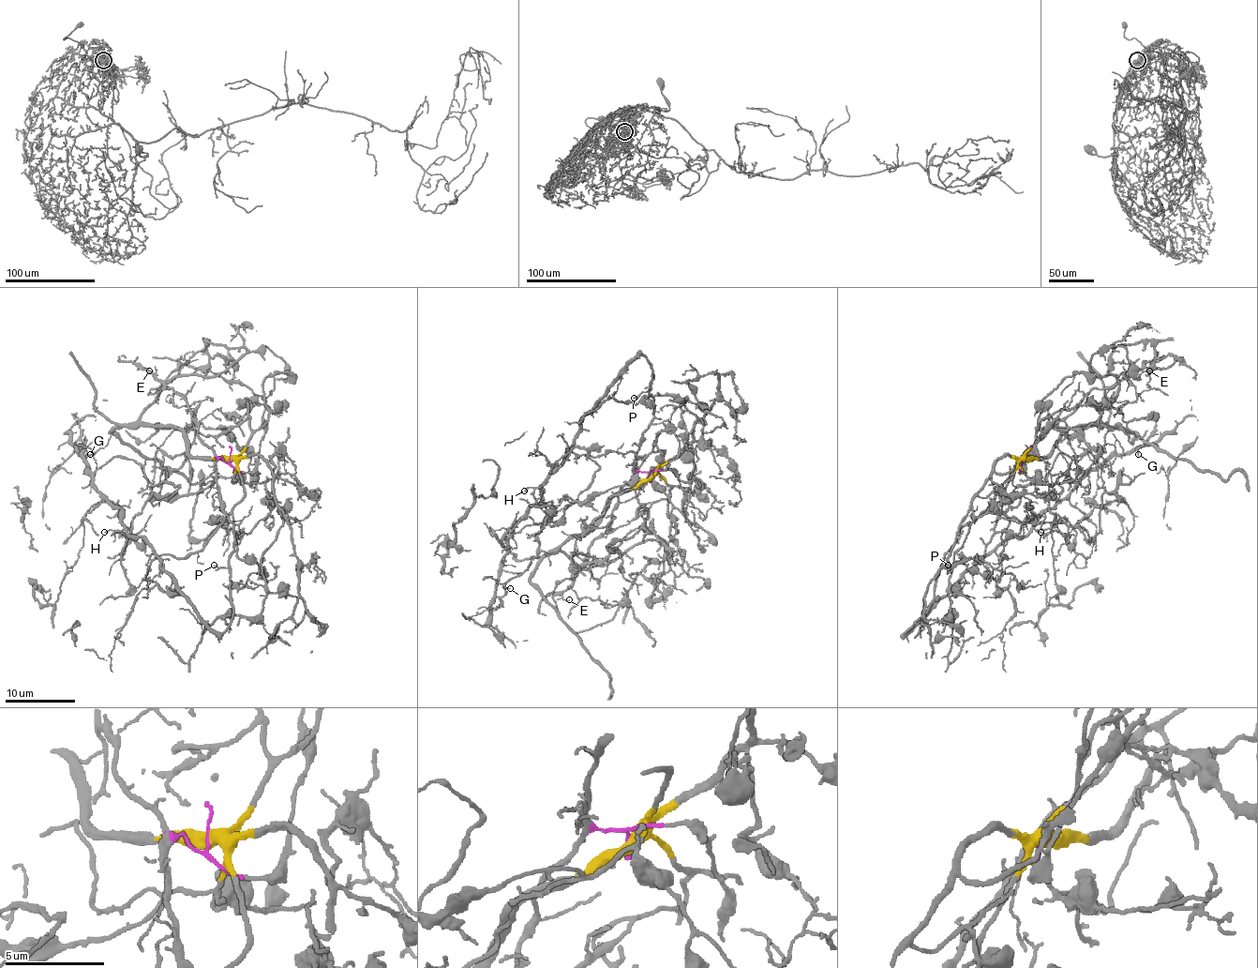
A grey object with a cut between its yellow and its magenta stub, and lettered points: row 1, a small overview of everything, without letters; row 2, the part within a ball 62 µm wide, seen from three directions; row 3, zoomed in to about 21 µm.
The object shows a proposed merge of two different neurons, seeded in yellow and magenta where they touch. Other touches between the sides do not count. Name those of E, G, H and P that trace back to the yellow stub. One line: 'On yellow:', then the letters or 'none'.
On yellow: none

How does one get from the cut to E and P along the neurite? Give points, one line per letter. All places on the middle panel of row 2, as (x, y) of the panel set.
E: (650, 476), (637, 472), (623, 486), (611, 524), (591, 543), (587, 563), (562, 594), (564, 599), (569, 599)
P: (650, 476), (636, 466), (636, 453), (639, 449), (641, 433), (653, 417), (654, 400), (646, 391), (634, 399)

